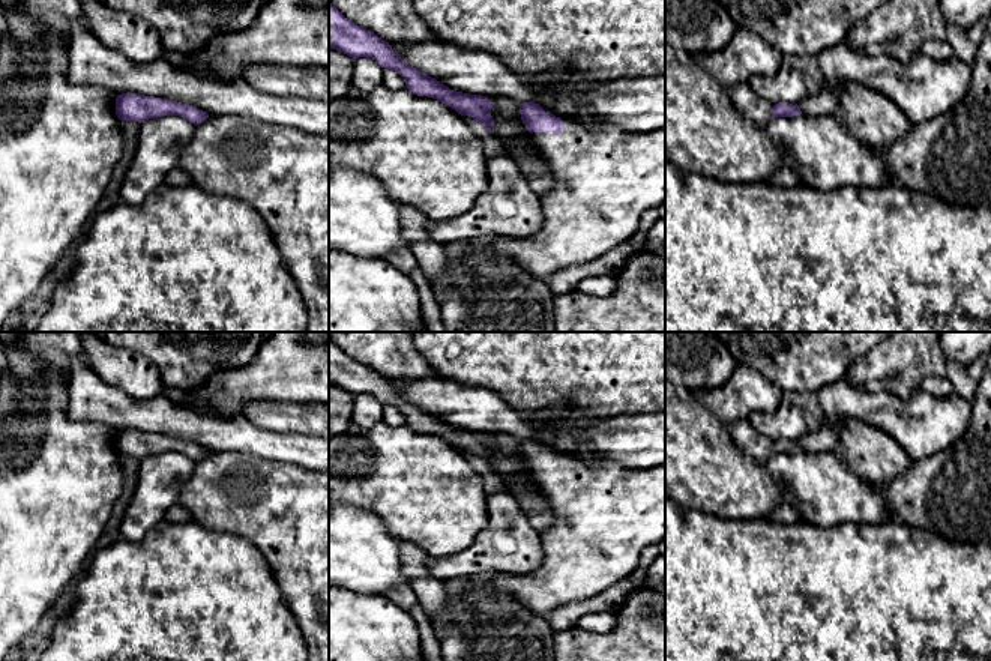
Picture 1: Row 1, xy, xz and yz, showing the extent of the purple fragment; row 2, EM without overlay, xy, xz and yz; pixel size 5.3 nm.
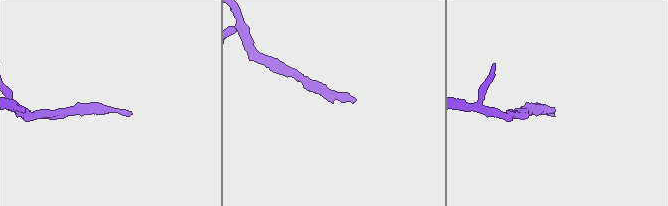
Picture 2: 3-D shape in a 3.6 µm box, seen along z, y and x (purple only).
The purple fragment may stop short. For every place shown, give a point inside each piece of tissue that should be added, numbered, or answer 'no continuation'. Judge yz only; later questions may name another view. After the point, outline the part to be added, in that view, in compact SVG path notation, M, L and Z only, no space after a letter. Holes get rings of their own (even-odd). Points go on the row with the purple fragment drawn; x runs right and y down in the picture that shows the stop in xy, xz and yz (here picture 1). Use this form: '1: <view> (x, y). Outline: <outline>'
1: yz (922, 89). Outline: M845 42L823 50L817 60L823 80L817 93L799 101L797 105L803 116L830 116L839 105L839 87L847 83L859 83L887 96L911 125L919 125L944 114L961 102L970 89L973 75L973 66L956 57L940 62L917 53L908 63L901 63L886 54L875 57L859 54Z

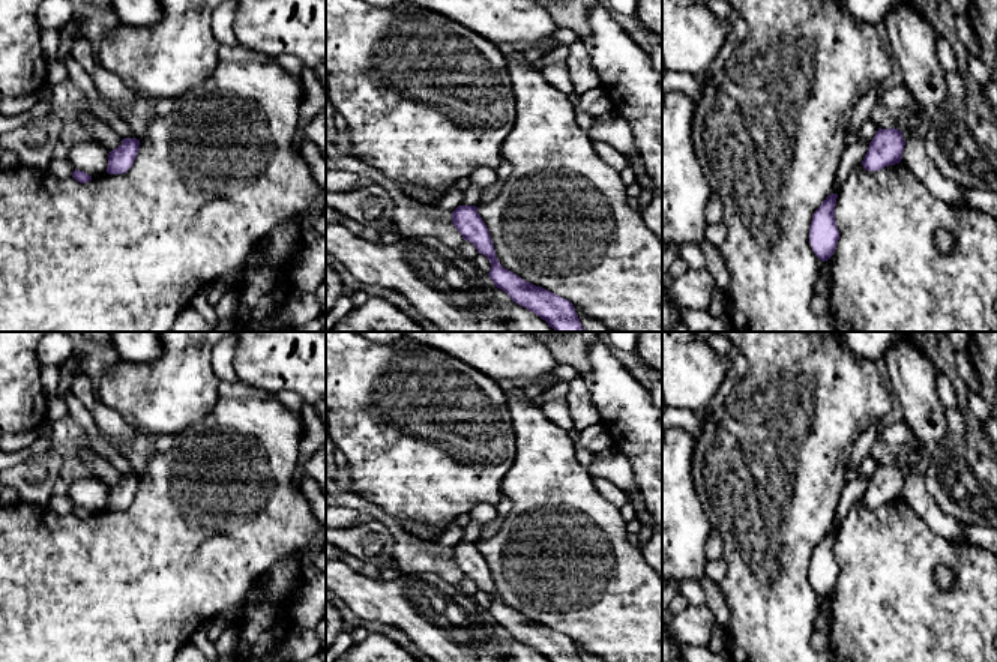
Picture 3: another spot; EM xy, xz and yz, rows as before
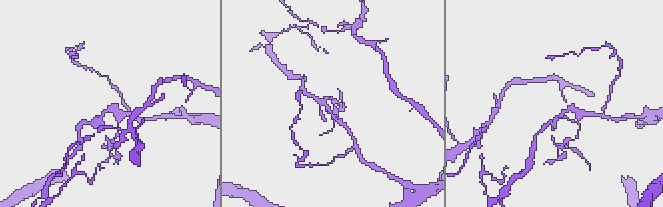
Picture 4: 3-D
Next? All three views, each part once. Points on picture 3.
no continuation

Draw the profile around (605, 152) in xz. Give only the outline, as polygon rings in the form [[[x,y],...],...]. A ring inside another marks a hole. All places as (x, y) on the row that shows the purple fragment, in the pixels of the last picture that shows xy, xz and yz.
[[[595,141],[593,149],[604,162],[611,165],[617,171],[629,165],[628,159],[620,152],[617,152],[613,146],[607,143]]]

